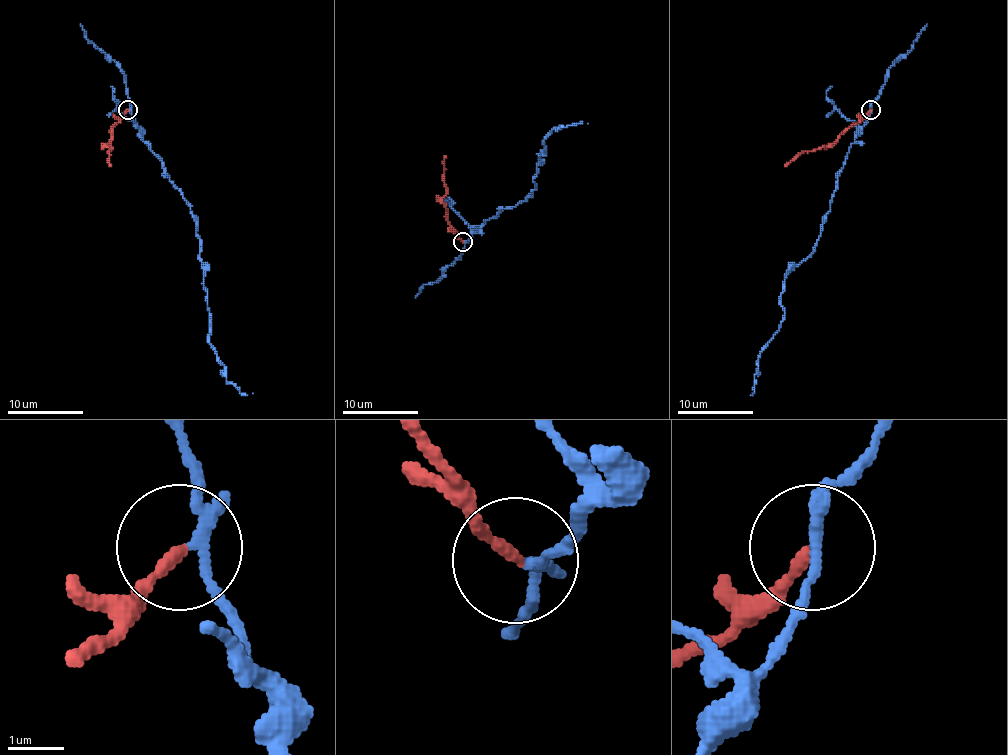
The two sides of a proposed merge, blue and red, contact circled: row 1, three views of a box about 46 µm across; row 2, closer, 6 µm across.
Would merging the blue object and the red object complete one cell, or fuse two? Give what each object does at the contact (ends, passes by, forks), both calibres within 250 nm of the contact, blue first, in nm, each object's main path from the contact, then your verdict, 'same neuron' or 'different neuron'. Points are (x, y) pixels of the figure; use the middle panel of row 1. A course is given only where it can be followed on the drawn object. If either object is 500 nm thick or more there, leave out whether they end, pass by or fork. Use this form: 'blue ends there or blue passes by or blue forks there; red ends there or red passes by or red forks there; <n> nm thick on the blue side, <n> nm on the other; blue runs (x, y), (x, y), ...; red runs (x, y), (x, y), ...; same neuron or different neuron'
blue passes by; red ends there; 200 nm thick on the blue side, 200 nm on the other; blue runs (463, 241), (485, 220), (525, 201), (548, 135), (561, 125), (588, 123); red runs (463, 241), (448, 220), (448, 209), (442, 201), (446, 193), (446, 156); different neuron

